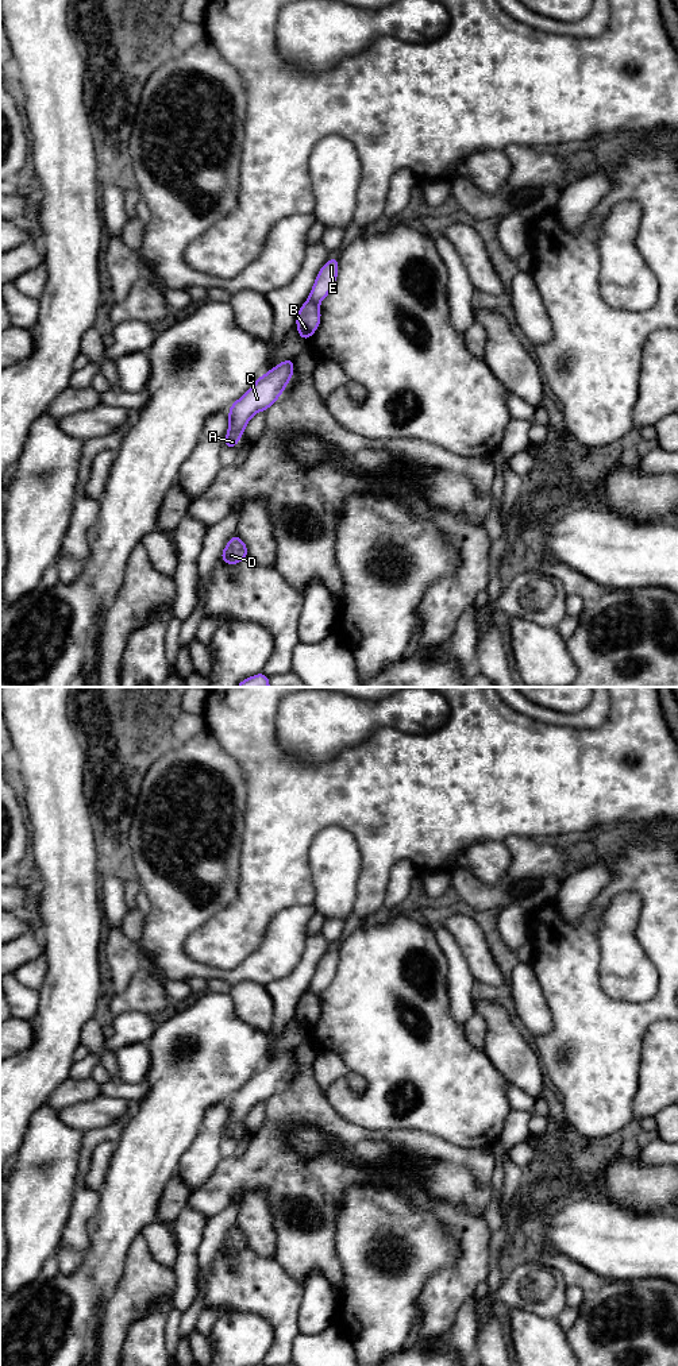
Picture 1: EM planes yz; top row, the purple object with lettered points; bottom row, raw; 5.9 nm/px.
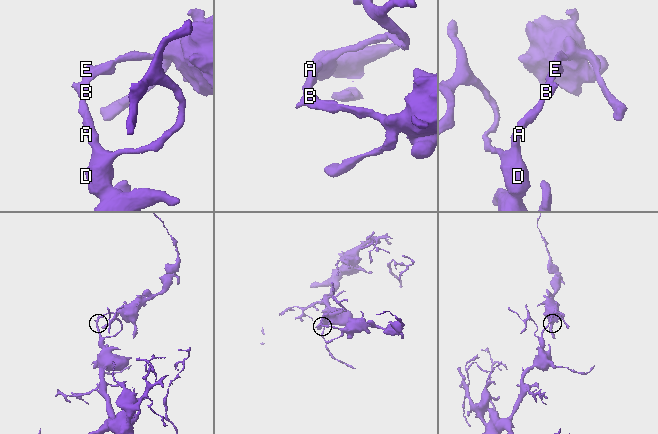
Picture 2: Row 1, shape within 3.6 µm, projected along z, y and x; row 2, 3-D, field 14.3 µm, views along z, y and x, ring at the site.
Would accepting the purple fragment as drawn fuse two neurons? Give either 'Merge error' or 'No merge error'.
Merge error

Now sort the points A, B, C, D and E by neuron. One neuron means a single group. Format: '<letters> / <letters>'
A B C D / E

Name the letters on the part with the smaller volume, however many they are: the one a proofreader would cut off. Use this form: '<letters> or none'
E

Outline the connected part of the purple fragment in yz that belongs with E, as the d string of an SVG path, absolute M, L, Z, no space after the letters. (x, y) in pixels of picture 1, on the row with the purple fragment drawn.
M331 256L319 270L315 283L309 292L309 298L320 302L324 300L335 286L339 271L339 259Z

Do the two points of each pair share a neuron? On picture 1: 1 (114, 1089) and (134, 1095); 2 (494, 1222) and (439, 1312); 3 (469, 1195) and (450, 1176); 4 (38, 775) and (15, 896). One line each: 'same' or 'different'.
1: same
2: different
3: same
4: different

